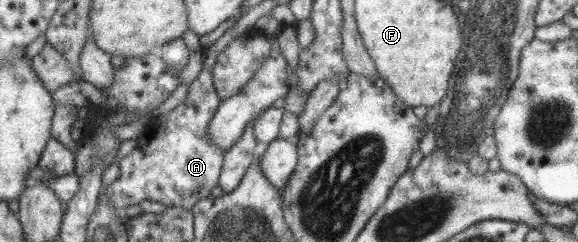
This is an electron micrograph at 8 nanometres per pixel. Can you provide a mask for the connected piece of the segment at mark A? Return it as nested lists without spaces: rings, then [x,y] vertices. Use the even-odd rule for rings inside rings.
[[[202,65],[187,90],[183,103],[165,114],[150,117],[135,139],[136,145],[131,154],[118,161],[119,177],[101,188],[97,203],[109,201],[120,214],[126,206],[138,205],[142,200],[189,210],[198,200],[209,197],[211,188],[217,186],[224,151],[209,141],[206,130],[207,122],[221,99],[213,87],[211,71],[205,65]]]

